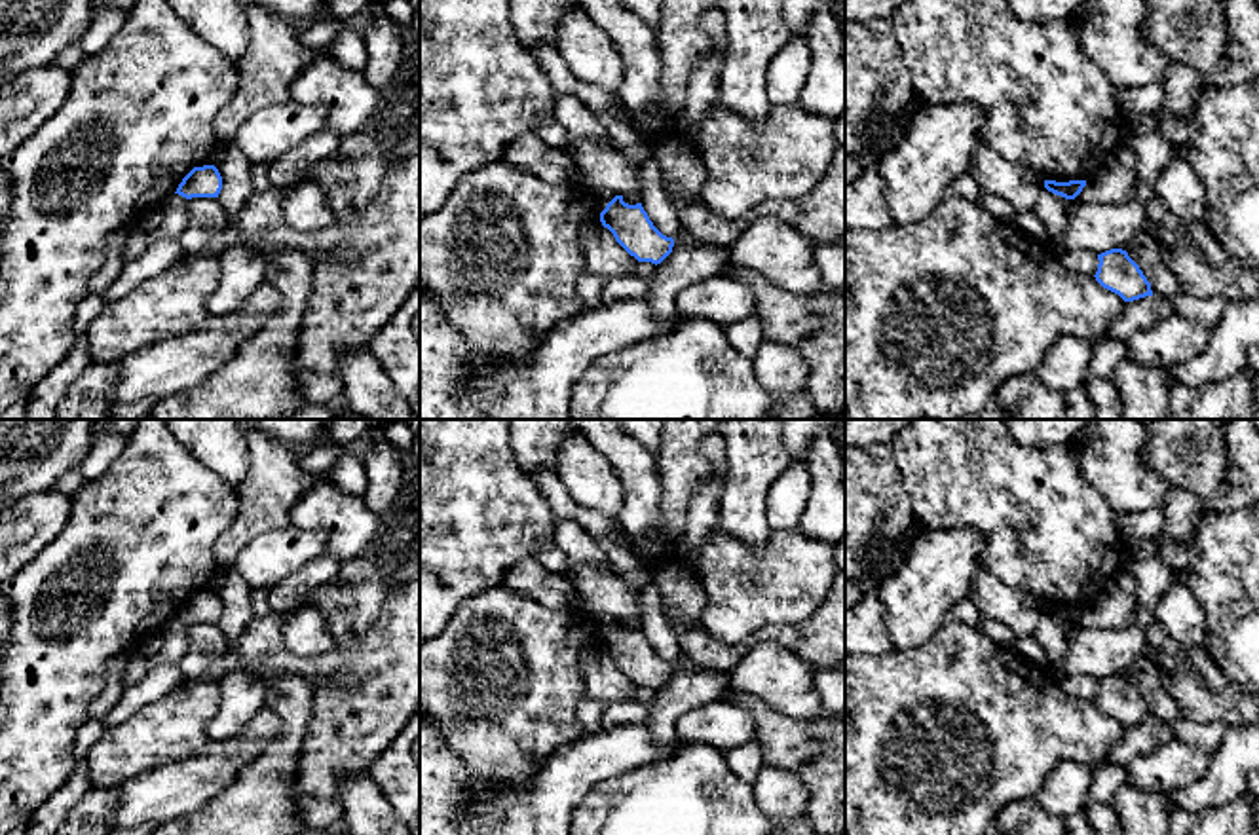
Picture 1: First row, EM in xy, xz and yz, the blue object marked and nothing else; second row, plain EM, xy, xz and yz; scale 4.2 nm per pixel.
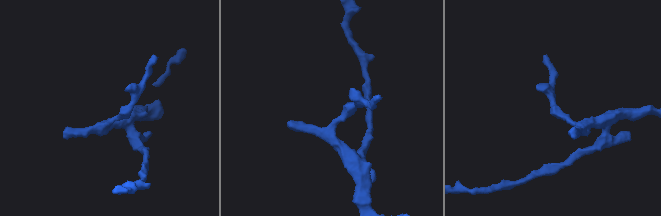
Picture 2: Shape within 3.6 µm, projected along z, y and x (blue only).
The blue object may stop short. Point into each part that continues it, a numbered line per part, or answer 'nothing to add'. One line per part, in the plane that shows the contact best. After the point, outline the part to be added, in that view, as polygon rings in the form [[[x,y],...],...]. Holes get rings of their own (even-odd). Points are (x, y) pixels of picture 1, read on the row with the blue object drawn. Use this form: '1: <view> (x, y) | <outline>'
nothing to add

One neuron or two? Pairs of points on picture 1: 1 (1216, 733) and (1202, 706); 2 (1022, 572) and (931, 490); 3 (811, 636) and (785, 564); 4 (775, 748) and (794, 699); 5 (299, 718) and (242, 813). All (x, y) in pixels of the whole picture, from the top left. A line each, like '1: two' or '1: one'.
1: two
2: one
3: two
4: two
5: one

